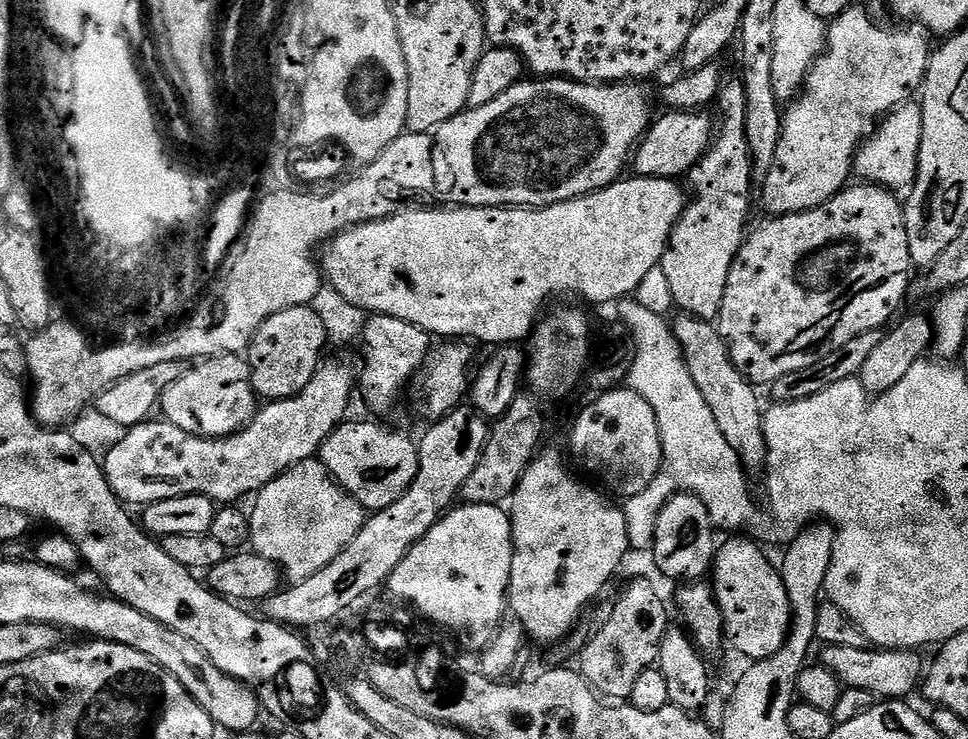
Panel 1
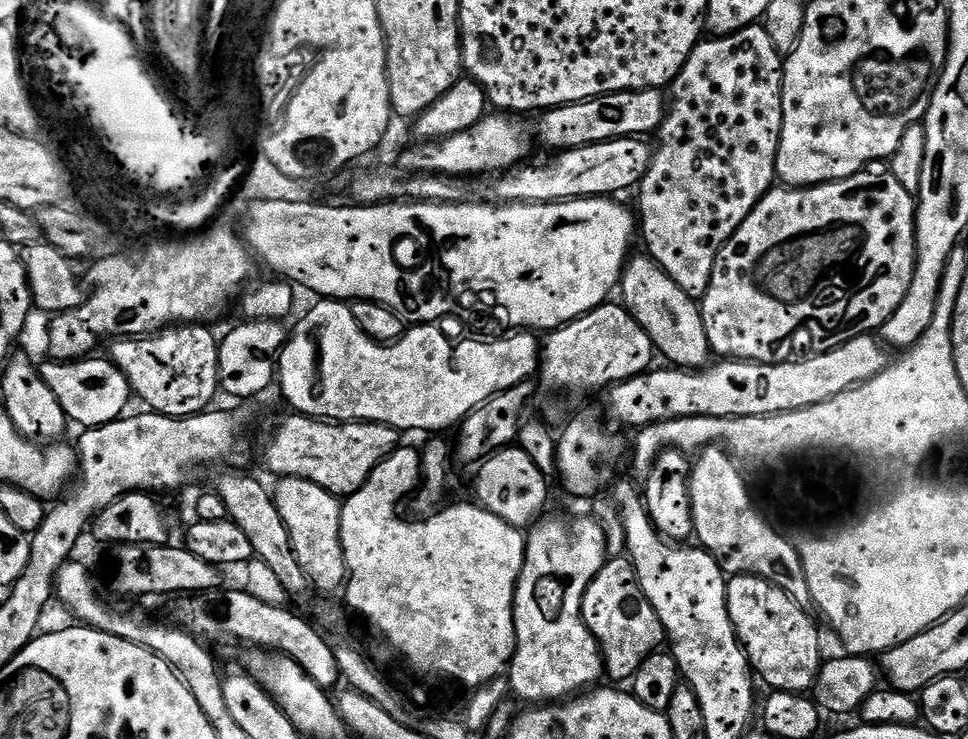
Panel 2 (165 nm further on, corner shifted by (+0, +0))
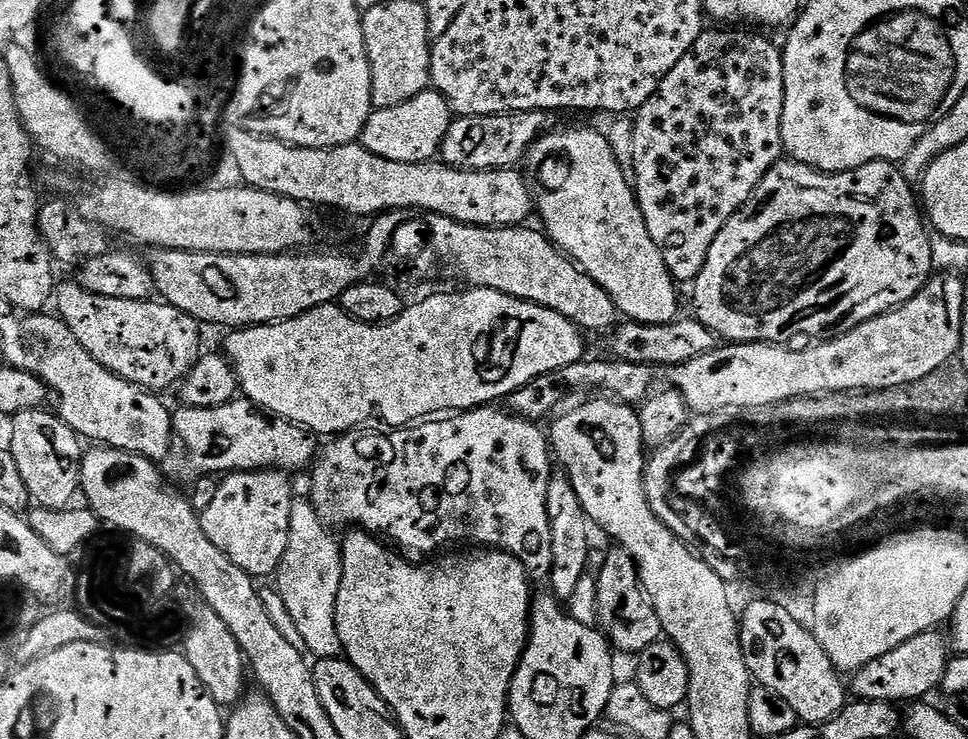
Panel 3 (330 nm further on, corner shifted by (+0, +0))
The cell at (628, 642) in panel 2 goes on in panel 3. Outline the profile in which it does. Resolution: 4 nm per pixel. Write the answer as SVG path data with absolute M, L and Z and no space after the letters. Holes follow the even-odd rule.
M612 546L600 564L596 581L598 582L598 606L596 607L598 624L617 653L639 654L646 650L646 646L662 638L656 608L652 604L652 599L644 592L644 587L640 585L640 575L634 558L630 558L625 548Z

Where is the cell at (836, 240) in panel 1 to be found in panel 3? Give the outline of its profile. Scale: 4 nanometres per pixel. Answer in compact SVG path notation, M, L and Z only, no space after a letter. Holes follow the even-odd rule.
M782 158L764 175L760 185L754 190L751 203L760 204L747 216L747 211L736 212L722 226L718 238L714 238L714 246L710 246L710 254L706 258L706 266L696 275L692 288L692 304L696 307L694 316L715 332L721 341L734 344L783 344L787 345L791 336L816 336L812 338L831 338L841 336L857 328L862 322L870 322L891 308L900 308L910 302L924 289L934 275L932 255L930 254L930 235L918 203L917 193L913 185L904 177L903 171L895 163L886 160L875 160L869 164L858 166L849 172L820 172L816 168L806 166L797 160Z

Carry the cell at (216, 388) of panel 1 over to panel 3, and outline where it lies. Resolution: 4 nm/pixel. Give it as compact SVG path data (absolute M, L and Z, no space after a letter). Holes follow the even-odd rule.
M79 282L64 284L55 289L54 308L60 319L70 326L70 334L82 342L82 346L95 360L106 370L110 370L114 375L120 376L123 380L137 384L140 388L147 388L149 392L164 394L167 388L175 389L185 376L190 374L190 370L202 355L200 349L200 331L202 325L190 314L178 310L174 306L155 299L146 300L119 300L110 298L102 294L94 294L86 290Z

